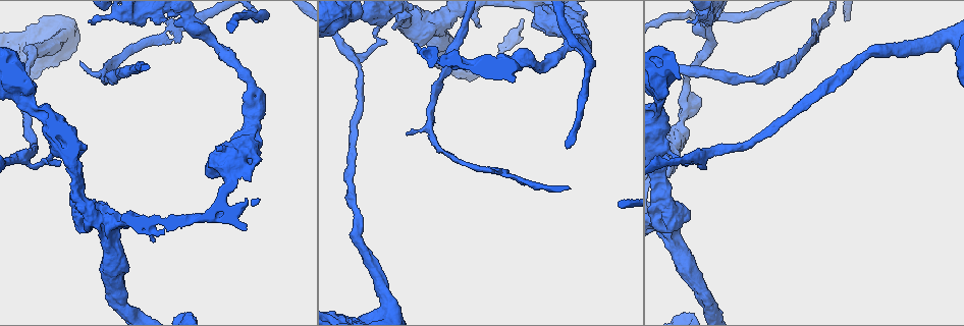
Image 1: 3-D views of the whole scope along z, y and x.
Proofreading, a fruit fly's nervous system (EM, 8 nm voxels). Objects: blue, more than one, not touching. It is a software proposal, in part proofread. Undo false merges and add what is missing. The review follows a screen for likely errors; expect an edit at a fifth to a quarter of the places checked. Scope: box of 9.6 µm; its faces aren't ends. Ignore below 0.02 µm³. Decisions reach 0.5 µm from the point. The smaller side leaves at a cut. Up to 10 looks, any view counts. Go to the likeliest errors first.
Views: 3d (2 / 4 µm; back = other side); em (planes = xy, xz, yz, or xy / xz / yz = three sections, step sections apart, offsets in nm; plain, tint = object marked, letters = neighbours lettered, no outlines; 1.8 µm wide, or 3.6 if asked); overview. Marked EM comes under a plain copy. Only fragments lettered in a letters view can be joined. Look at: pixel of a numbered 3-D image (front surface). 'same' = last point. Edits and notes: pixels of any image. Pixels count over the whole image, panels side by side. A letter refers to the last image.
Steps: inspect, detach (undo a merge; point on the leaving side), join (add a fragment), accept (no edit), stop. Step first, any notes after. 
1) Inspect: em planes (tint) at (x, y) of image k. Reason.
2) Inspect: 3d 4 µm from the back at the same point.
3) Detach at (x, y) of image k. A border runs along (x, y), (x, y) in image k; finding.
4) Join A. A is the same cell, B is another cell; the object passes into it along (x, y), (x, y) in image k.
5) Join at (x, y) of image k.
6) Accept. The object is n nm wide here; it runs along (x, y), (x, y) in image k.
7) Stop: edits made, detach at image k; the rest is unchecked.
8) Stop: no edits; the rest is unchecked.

Inspect: em yz step 16 (tint) at (52, 148) of image 1.

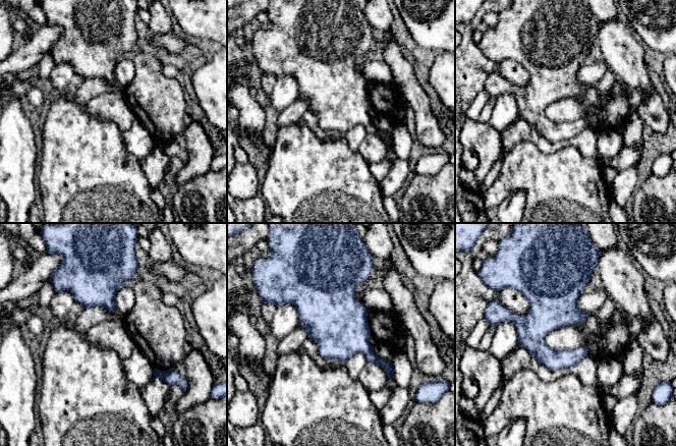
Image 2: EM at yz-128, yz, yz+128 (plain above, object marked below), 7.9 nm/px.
Inspect: em planes (letters) at the same point.

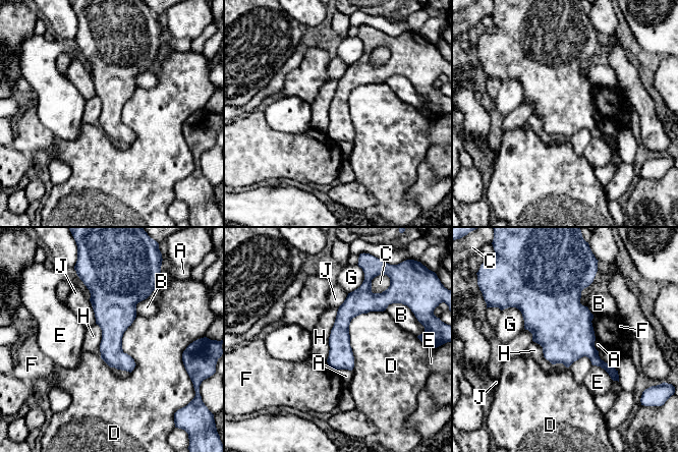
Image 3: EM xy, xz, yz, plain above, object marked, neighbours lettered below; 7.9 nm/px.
Detach at (612, 372) of image 3. The object is 190 nm wide here; the longest contact is with D, 550 nm; A, B, C, D, E, F, G, H and J are other cells; two cells meet here.

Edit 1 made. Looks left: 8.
Inspect: overview.

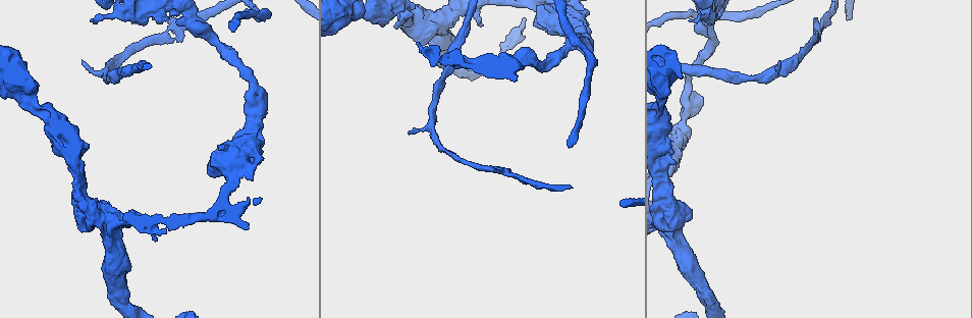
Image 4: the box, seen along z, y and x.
Inspect: em planes (tint) at (662, 95) of image 4. Calibre changes.

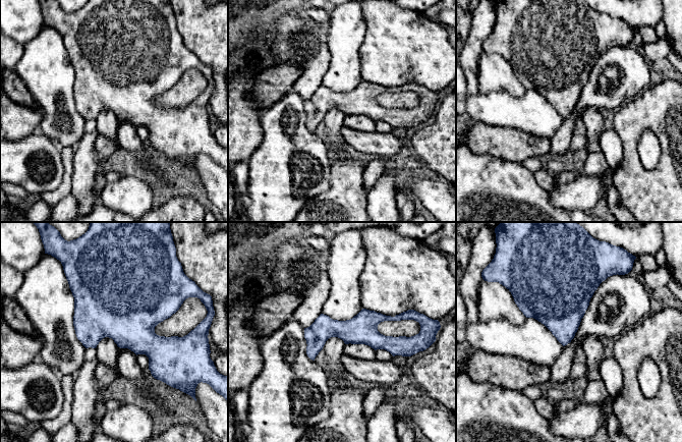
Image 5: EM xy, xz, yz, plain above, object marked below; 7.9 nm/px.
Inspect: em planes (letters) at the same point. See the neighbours.

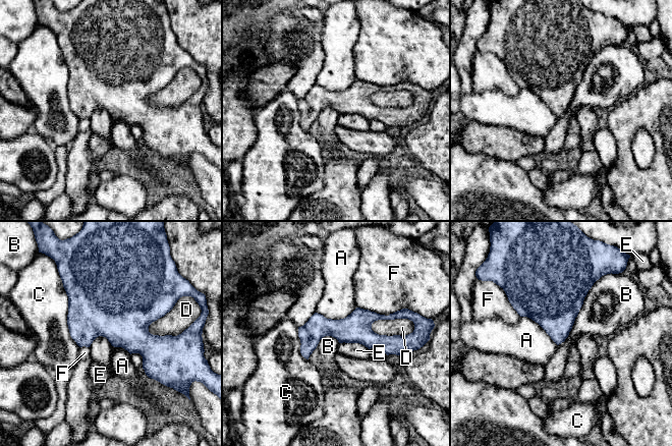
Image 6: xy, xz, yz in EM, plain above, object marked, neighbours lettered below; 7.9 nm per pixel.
Accept. The object is 220 nm wide here; A, B, C, D, E and F are other cells; it runs along (300, 329), (397, 340) in image 6; one cell here.

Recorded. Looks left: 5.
Inspect: em planes (tint) at (532, 61) of image 4. Thin neck.

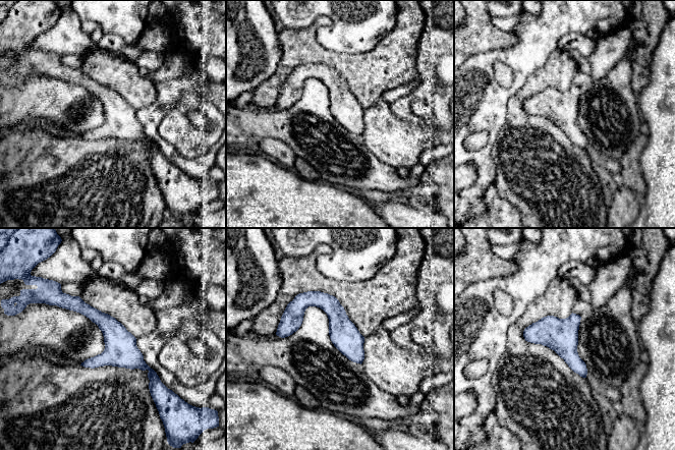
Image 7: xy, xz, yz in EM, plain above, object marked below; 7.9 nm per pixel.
Inspect: em planes (letters) at the same point. What lies round it.

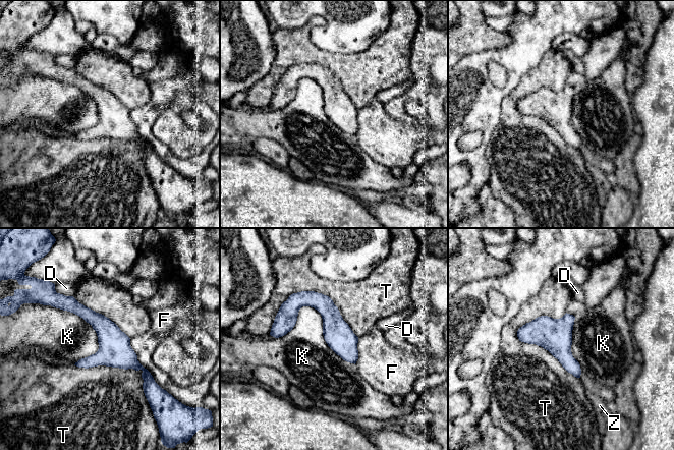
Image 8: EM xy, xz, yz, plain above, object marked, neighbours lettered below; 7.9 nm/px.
Accept. D, F, K, T and Z are other cells; it runs along (59, 303), (89, 315), (152, 382) in image 8; continuous, no second cell.

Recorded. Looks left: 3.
Inspect: em xz step 8 (letters) at (441, 26) of image 4. Thick turns thin.

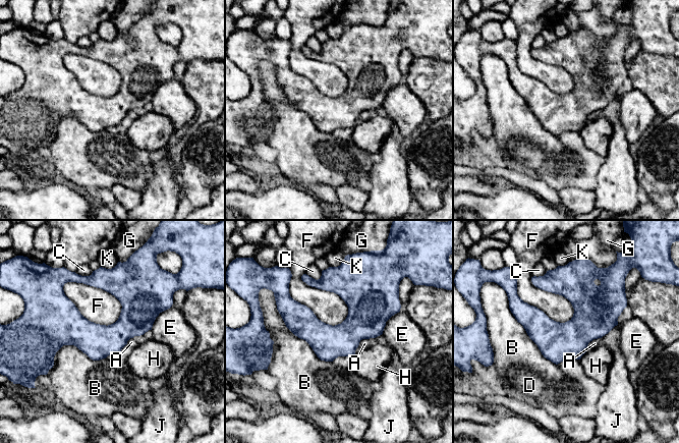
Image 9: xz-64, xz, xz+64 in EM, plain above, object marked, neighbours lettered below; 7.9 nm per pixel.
Inspect: em planes (letters) at the same point.

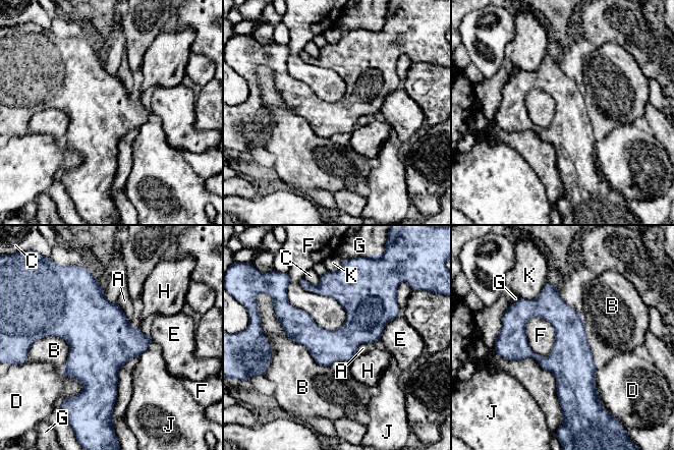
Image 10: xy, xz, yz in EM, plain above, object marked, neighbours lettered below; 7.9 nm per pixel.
Accept. The object is 260 nm wide here; A, B, C, D, E, F, G, H, J and K are other cells; a border runs along (286, 290), (320, 326), (344, 323) in image 10; all the same cell.

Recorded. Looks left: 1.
Stop: edits made, detach at image 3; the rest is unchecked.

